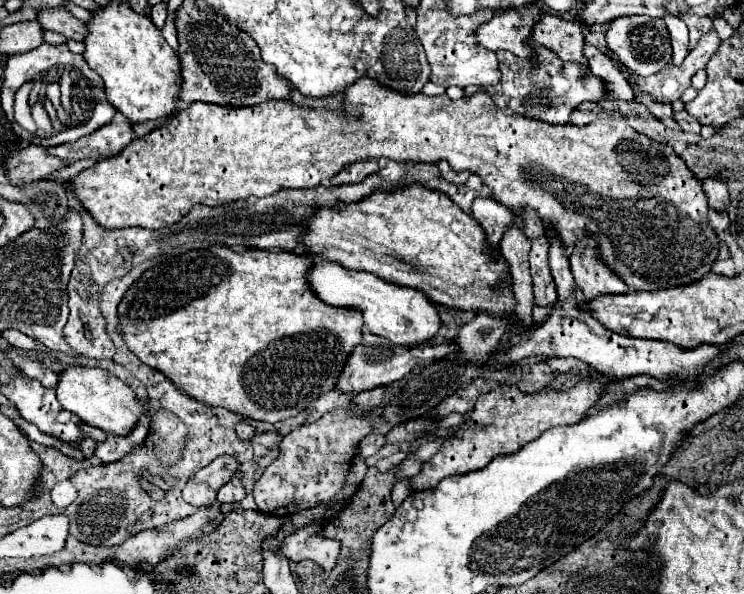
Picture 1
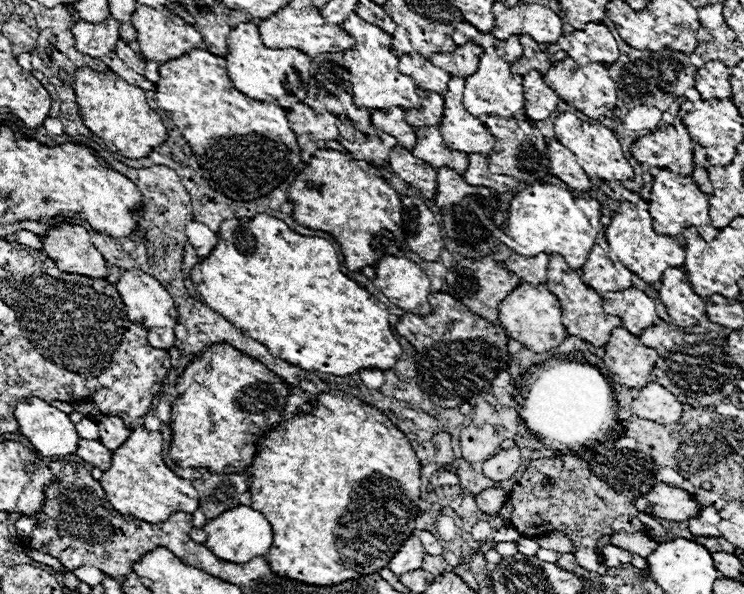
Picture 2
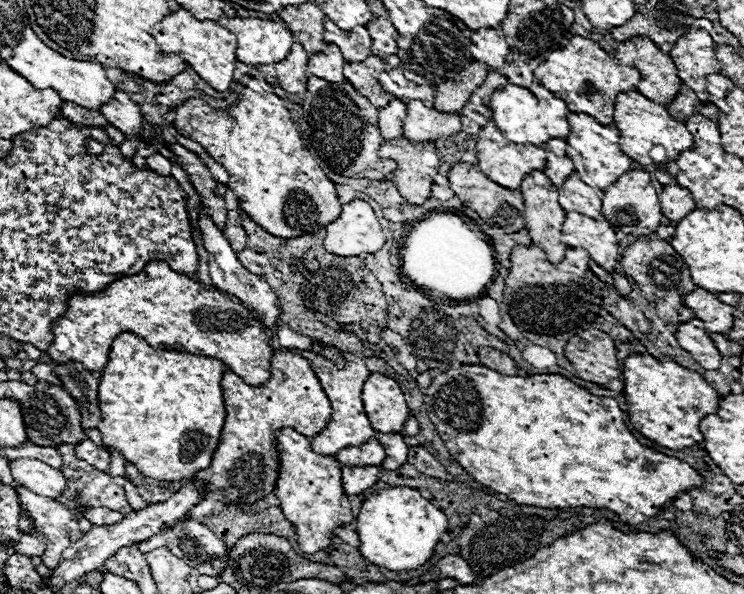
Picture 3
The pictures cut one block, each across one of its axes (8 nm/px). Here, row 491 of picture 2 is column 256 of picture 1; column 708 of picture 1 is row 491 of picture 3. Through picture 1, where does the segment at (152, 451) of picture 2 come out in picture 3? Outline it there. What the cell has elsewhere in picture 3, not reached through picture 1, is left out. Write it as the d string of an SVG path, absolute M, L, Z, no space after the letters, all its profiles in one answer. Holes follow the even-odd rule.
M274 350L270 360L270 380L262 386L246 384L238 374L226 370L222 376L222 394L226 404L226 424L220 444L208 470L200 470L194 480L204 482L208 490L224 488L224 502L250 504L276 488L278 452L274 434L280 428L294 428L304 436L314 436L330 422L332 406L322 392L310 362L292 352Z

